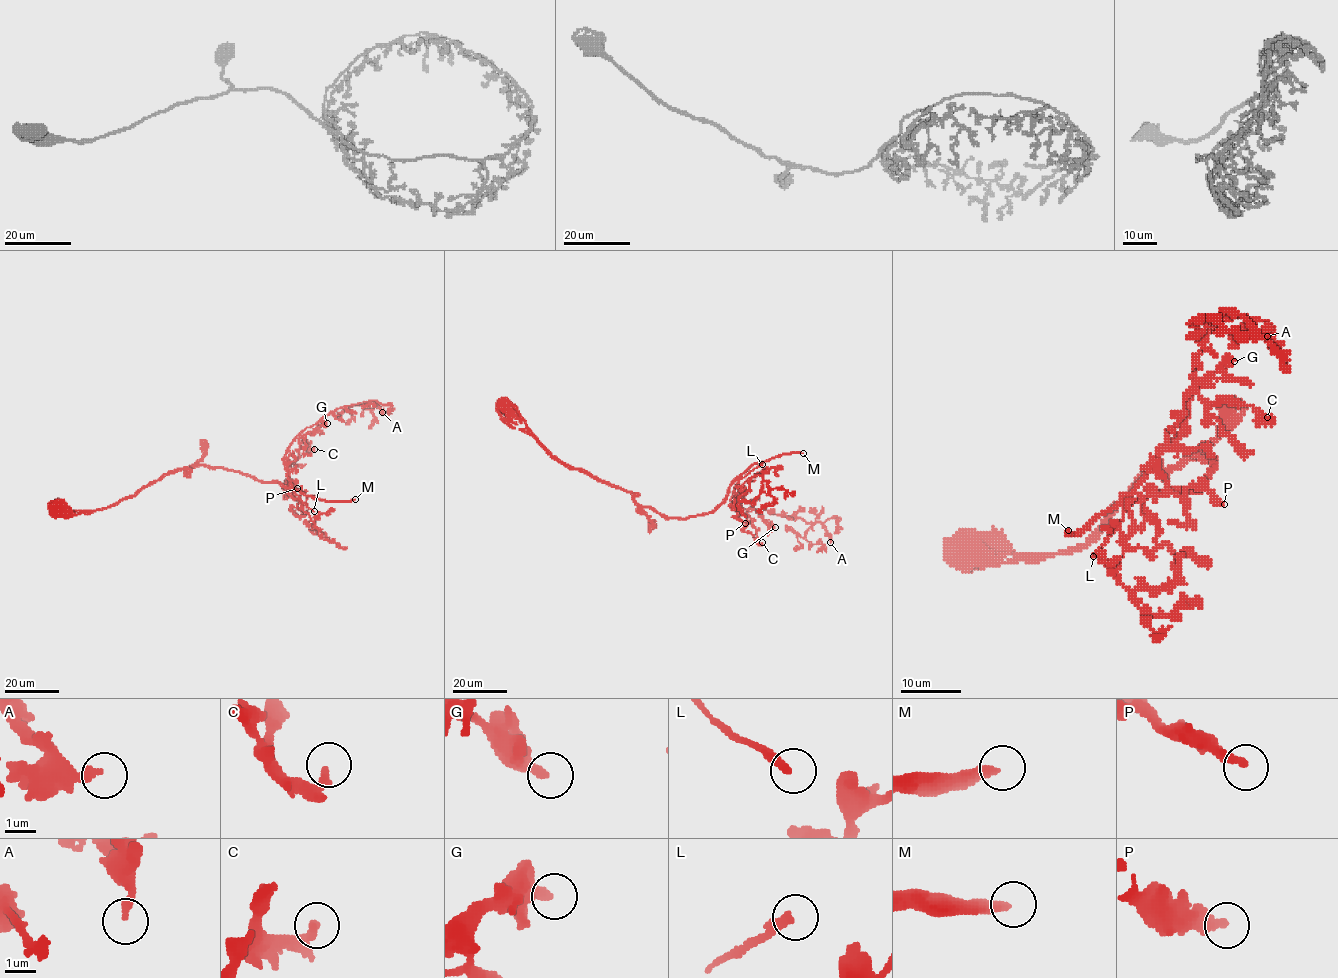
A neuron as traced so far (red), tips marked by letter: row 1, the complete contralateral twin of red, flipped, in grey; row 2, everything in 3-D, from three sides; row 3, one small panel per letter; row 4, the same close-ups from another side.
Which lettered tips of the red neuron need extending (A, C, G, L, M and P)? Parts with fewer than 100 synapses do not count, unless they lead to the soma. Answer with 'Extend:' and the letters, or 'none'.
Extend: L, M

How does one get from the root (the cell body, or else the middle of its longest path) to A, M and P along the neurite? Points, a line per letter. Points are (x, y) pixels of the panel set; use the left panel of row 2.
A: (56, 507), (107, 508), (198, 465), (289, 487), (283, 458), (307, 427), (359, 402), (382, 412)
M: (56, 507), (76, 514), (107, 508), (198, 465), (276, 481), (323, 500), (355, 499)
P: (56, 507), (76, 514), (107, 508), (198, 465), (289, 487), (287, 469), (283, 484), (297, 488)

